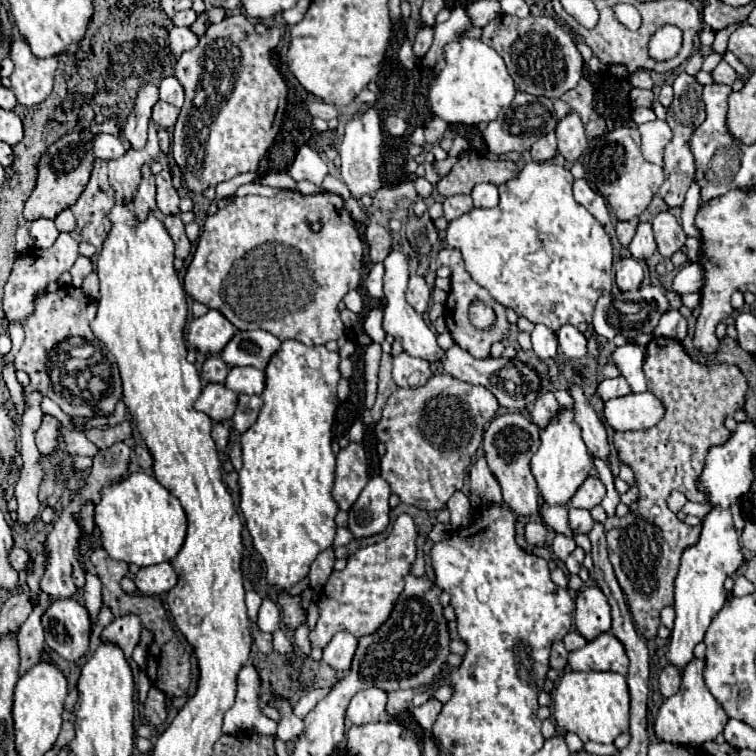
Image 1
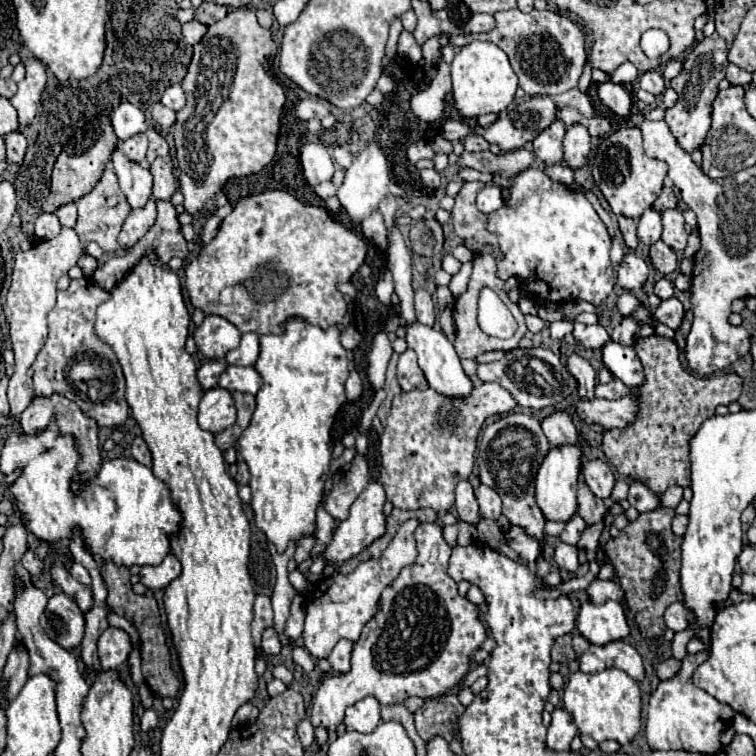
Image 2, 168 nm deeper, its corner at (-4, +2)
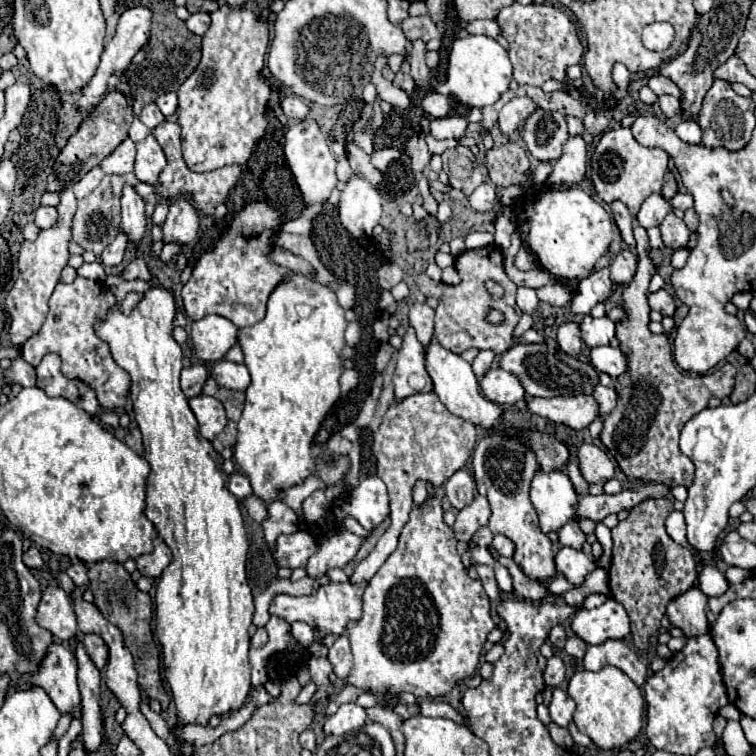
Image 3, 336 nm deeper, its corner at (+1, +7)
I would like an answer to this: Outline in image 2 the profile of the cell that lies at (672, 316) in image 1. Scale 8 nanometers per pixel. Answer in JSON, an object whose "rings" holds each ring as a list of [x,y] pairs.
{"rings":[[[672,297],[672,299],[662,301],[654,315],[658,317],[660,323],[664,323],[664,325],[668,325],[672,329],[678,329],[680,323],[682,323],[682,317],[684,317],[684,307],[676,297]]]}

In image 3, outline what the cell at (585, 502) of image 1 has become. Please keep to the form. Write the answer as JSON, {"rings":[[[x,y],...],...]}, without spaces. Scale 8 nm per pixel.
{"rings":[[[581,444],[577,450],[577,460],[581,474],[589,484],[605,484],[615,476],[611,458],[595,444]]]}

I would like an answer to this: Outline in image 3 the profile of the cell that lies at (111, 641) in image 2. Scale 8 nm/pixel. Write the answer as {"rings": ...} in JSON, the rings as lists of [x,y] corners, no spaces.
{"rings":[[[85,634],[85,636],[83,636],[83,646],[85,646],[89,658],[93,660],[93,664],[95,664],[97,668],[103,668],[103,666],[107,664],[109,654],[107,654],[105,642],[103,642],[97,634]]]}

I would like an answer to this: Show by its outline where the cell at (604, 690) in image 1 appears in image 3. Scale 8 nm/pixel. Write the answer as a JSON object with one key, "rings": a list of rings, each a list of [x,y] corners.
{"rings":[[[605,666],[599,672],[577,670],[567,686],[569,696],[577,702],[575,710],[575,724],[577,728],[587,734],[599,748],[603,750],[619,750],[625,748],[643,728],[643,712],[645,712],[645,698],[641,688],[615,666]]]}

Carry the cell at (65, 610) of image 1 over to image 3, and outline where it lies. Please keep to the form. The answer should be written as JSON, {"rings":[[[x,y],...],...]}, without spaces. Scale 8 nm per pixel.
{"rings":[[[49,586],[43,592],[35,620],[57,640],[71,640],[77,634],[75,612],[71,608],[69,596],[59,586]]]}

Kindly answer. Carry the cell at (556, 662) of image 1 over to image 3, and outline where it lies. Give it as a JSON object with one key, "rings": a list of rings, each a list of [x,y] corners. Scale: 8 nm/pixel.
{"rings":[[[553,626],[551,632],[549,632],[549,642],[555,646],[555,648],[563,648],[565,646],[565,630],[563,626]]]}

